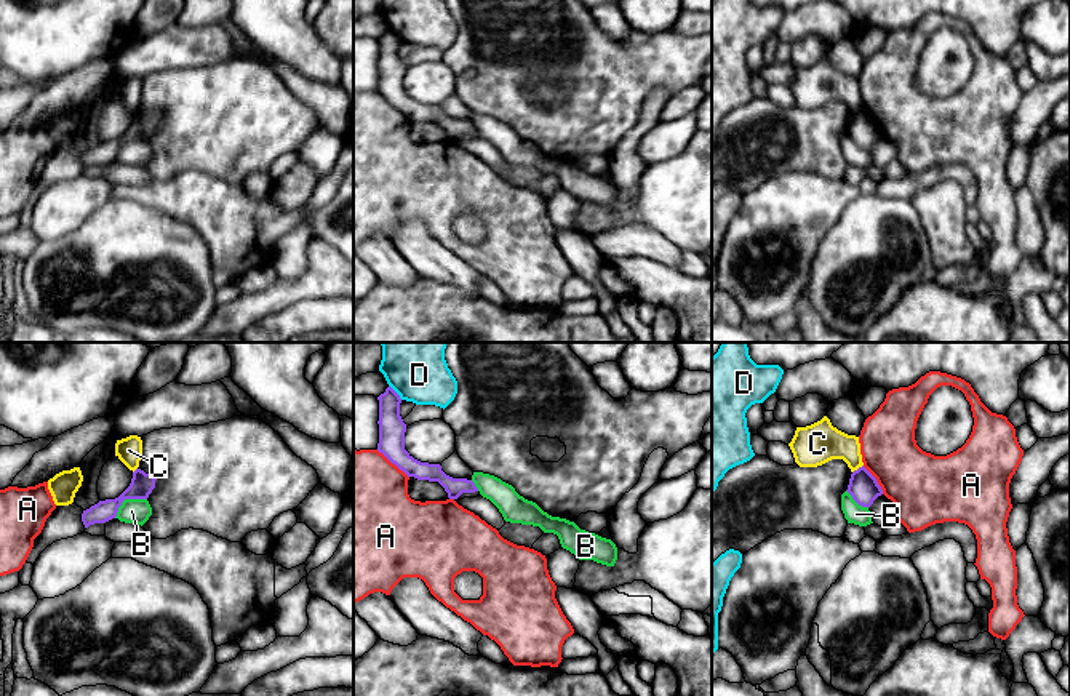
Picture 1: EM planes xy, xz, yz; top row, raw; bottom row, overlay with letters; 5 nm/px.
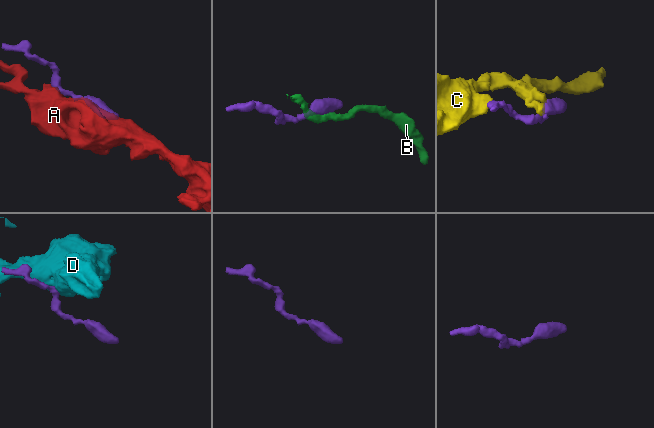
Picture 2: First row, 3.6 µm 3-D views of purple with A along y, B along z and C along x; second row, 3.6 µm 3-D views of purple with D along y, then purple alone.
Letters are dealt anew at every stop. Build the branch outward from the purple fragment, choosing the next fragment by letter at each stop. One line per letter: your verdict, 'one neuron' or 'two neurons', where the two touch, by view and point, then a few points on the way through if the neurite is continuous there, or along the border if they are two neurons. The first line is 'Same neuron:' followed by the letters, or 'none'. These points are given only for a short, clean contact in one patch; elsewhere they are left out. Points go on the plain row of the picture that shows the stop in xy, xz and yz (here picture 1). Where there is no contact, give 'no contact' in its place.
Same neuron: none
A: two neurons; meets purple in xz at (392, 104)
B: two neurons; meets purple in xy at (127, 140)
C: two neurons; meets purple in yz at (859, 109)
D: two neurons; meets purple in xz at (395, 34); border along xz (389, 26), (402, 40)

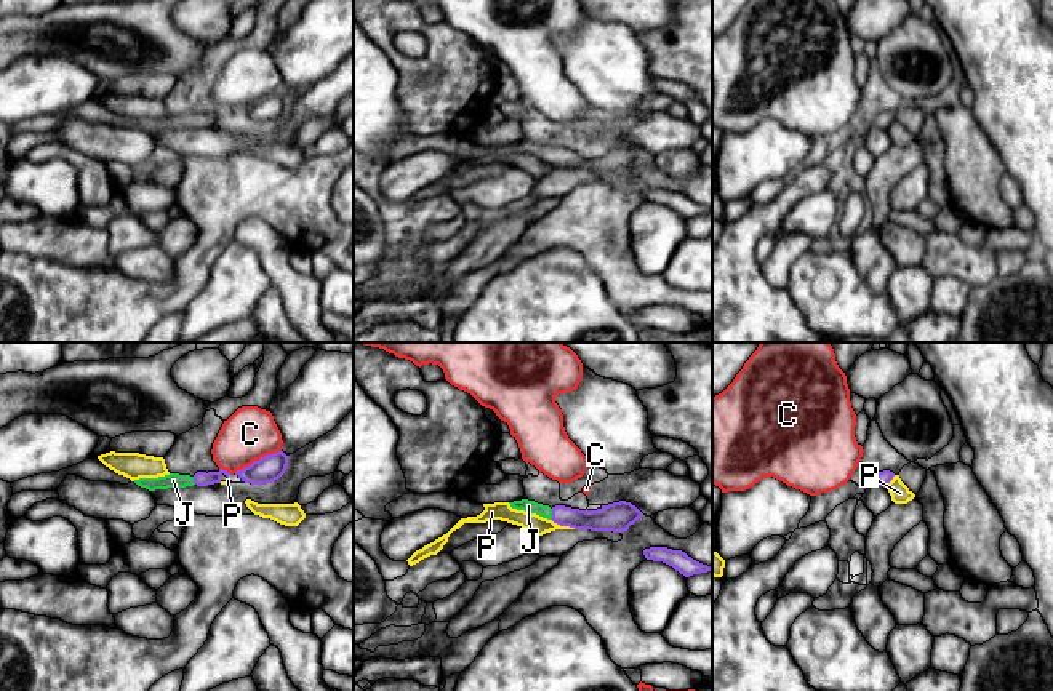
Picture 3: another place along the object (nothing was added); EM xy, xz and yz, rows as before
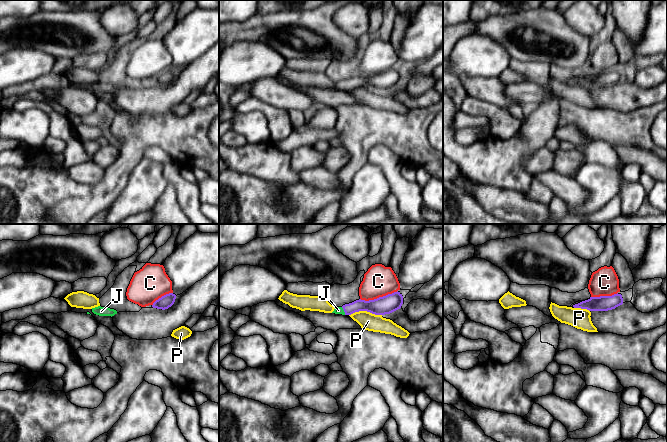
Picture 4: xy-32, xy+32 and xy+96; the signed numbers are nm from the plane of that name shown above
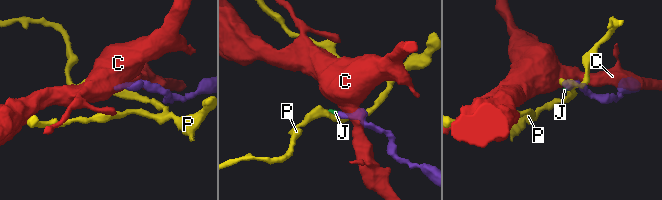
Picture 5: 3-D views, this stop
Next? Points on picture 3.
Same neuron: J
C: two neurons; meets purple in xy at (256, 103); border along xy (280, 91), (264, 96), (234, 114)
J: one neuron; meets purple in xz at (552, 155); runs through xz (602, 160), (575, 160), (552, 155), (528, 147)
P: two neurons; meets purple in xz at (564, 167); border along xz (551, 160), (575, 170)

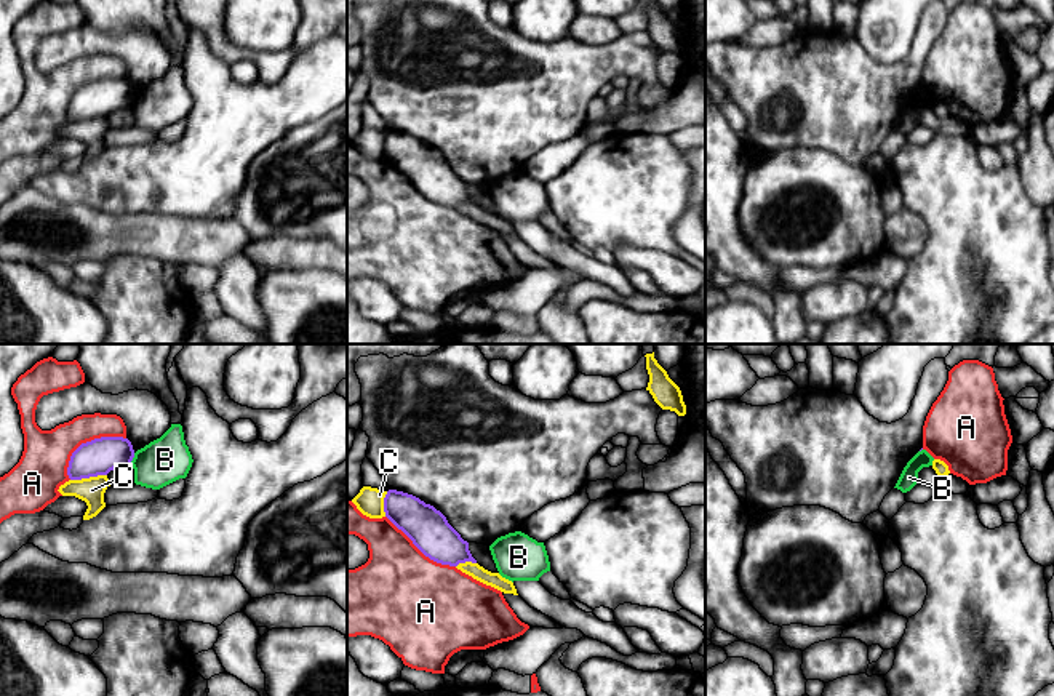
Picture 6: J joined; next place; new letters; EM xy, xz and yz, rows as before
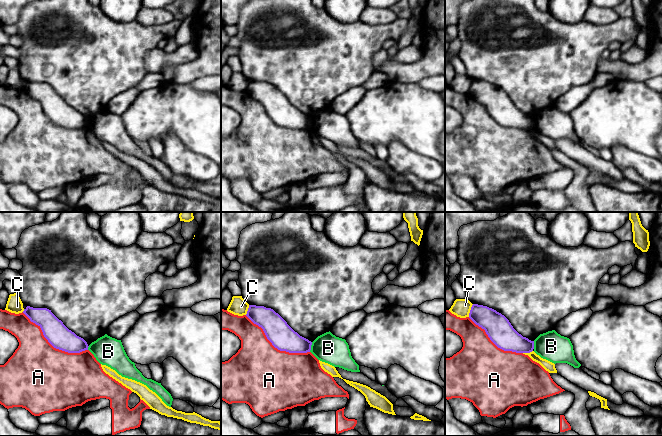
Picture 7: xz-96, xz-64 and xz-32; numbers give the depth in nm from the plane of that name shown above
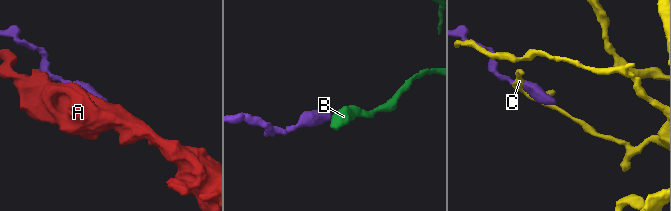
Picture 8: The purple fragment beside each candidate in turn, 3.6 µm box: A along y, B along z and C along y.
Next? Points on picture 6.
Same neuron: none
A: two neurons; meets purple in xy at (87, 84)
B: two neurons; meets purple in xy at (133, 98); border along xy (135, 95), (130, 104)
C: two neurons; meets purple in xy at (88, 119)

